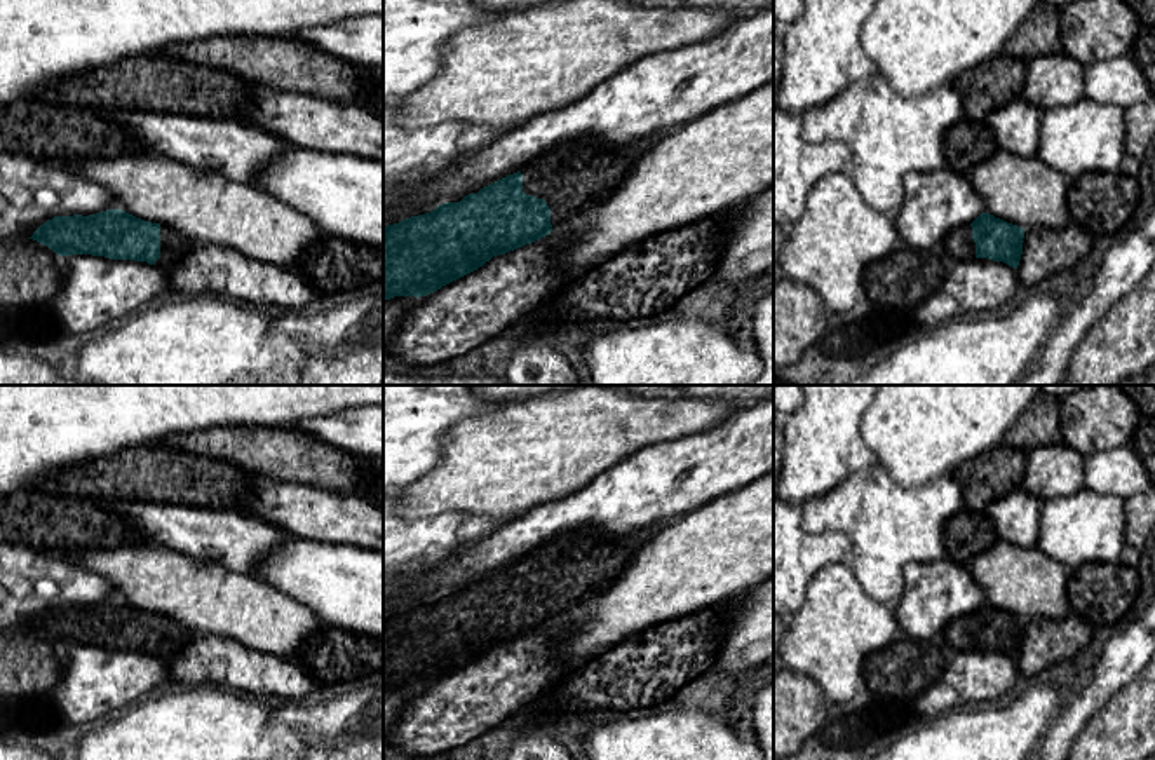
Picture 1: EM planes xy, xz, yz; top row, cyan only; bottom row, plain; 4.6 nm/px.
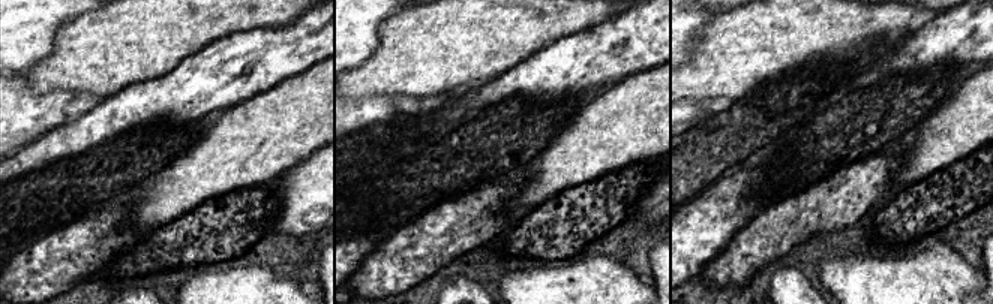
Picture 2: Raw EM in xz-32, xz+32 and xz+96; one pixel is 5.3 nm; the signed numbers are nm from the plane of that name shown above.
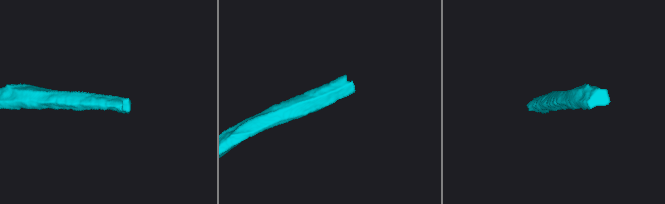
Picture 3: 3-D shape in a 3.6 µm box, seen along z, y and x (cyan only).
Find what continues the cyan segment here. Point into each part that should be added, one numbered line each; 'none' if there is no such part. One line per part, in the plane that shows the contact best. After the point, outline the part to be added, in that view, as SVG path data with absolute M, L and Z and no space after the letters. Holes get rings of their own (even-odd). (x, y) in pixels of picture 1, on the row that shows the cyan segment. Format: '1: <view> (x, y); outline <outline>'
1: xz (572, 180); outline M669 131L620 146L563 148L521 169L523 192L544 199L552 232L573 216L606 199L636 160Z

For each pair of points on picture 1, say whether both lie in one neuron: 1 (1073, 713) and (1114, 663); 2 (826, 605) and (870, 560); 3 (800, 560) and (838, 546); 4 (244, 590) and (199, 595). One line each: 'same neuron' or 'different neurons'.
1: same neuron
2: different neurons
3: same neuron
4: same neuron

